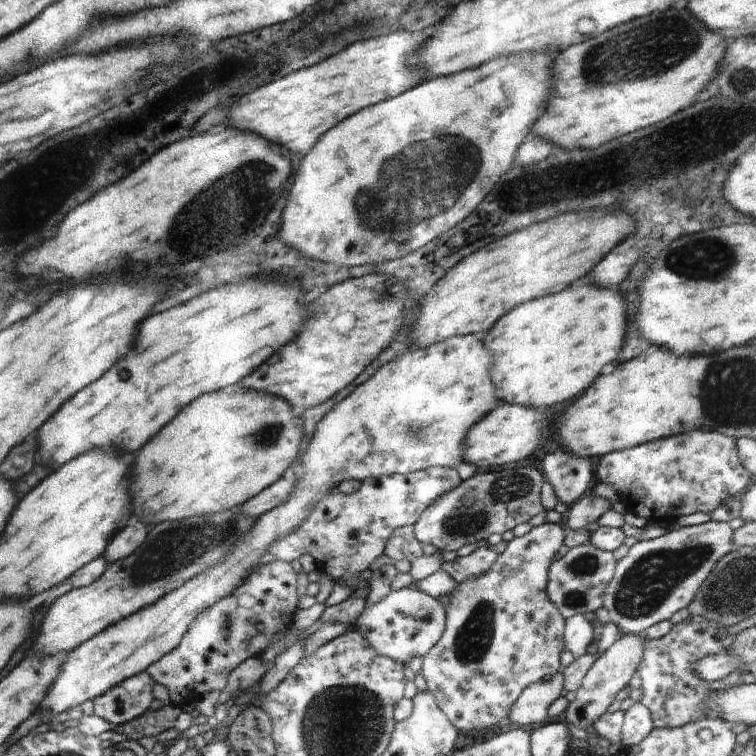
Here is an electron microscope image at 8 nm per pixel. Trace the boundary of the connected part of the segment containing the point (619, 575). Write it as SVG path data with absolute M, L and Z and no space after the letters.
M710 520L699 525L670 529L655 539L638 541L616 563L615 571L604 592L603 607L620 633L642 635L658 622L687 608L702 582L710 576L722 556L734 550L732 527Z

